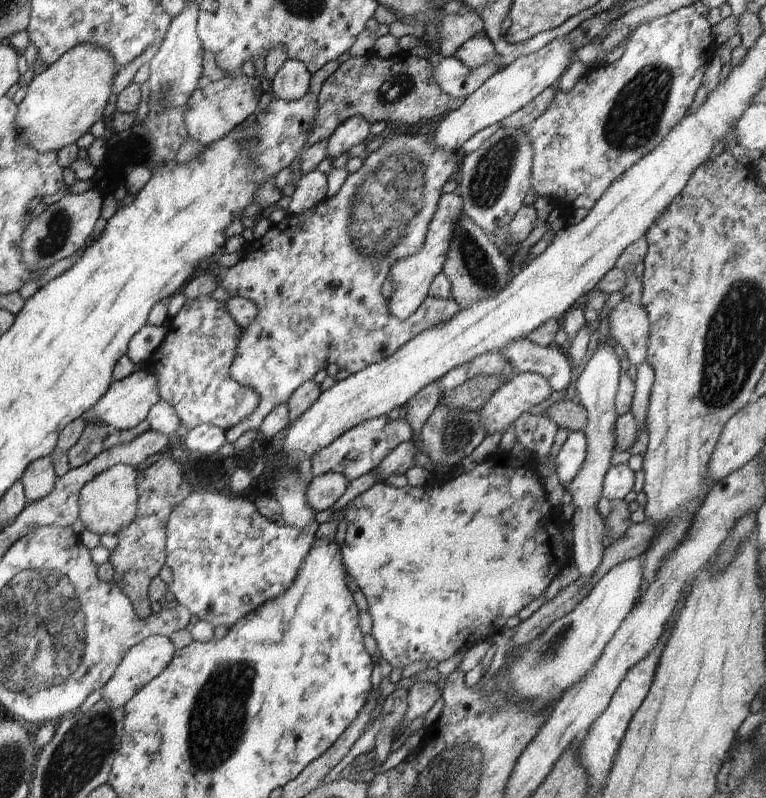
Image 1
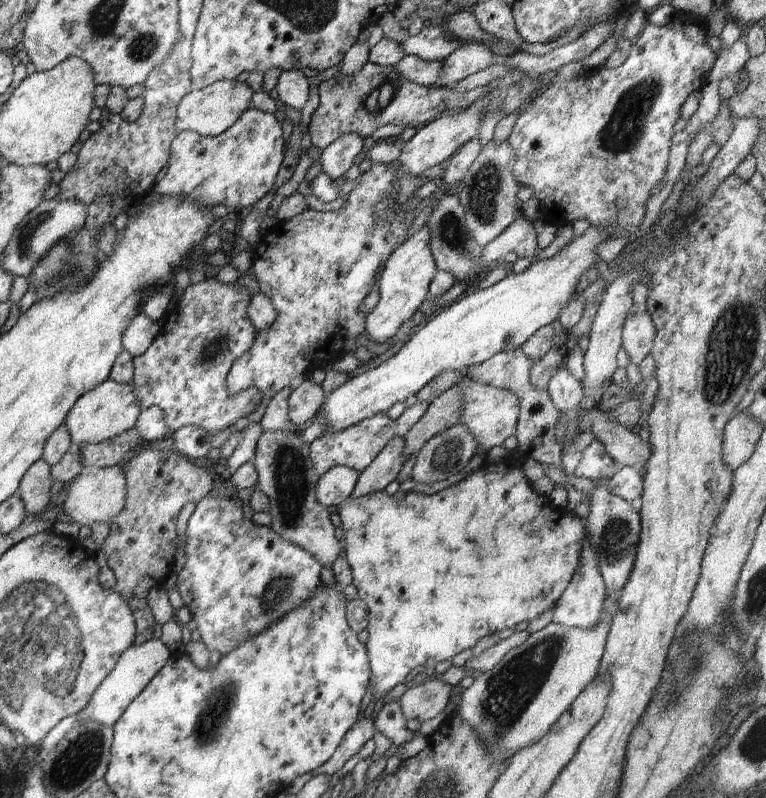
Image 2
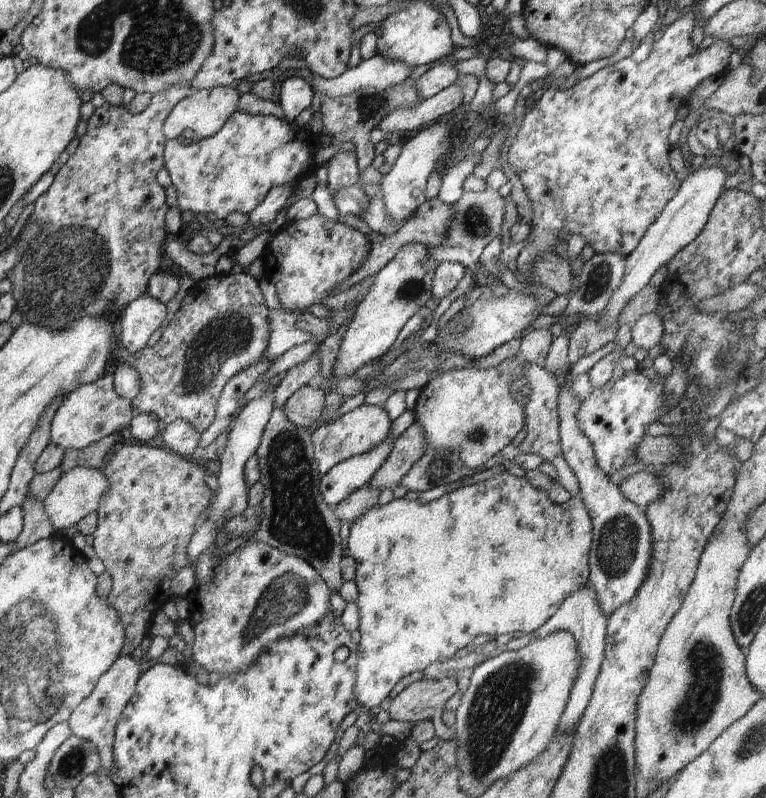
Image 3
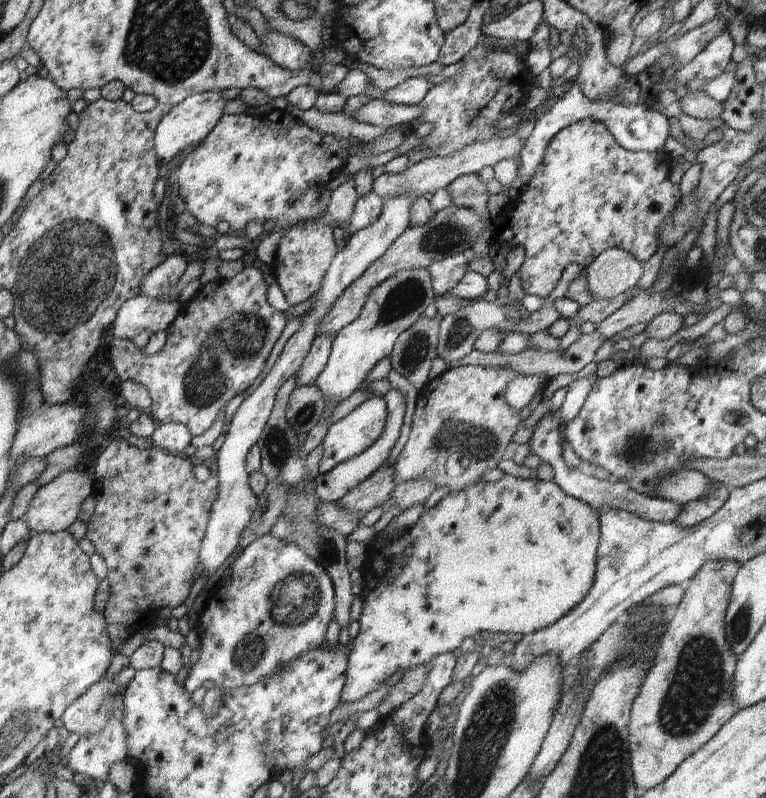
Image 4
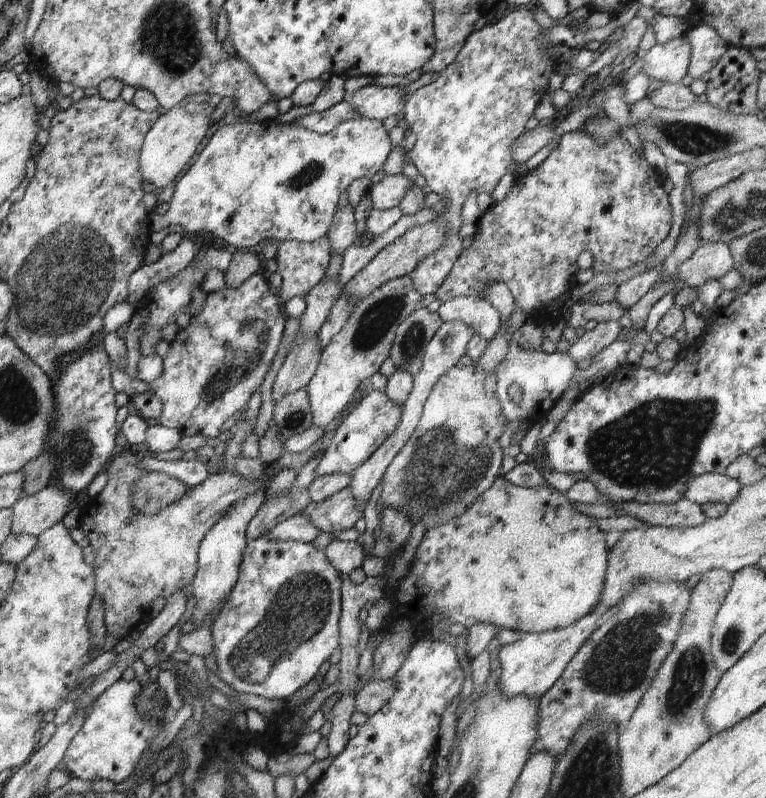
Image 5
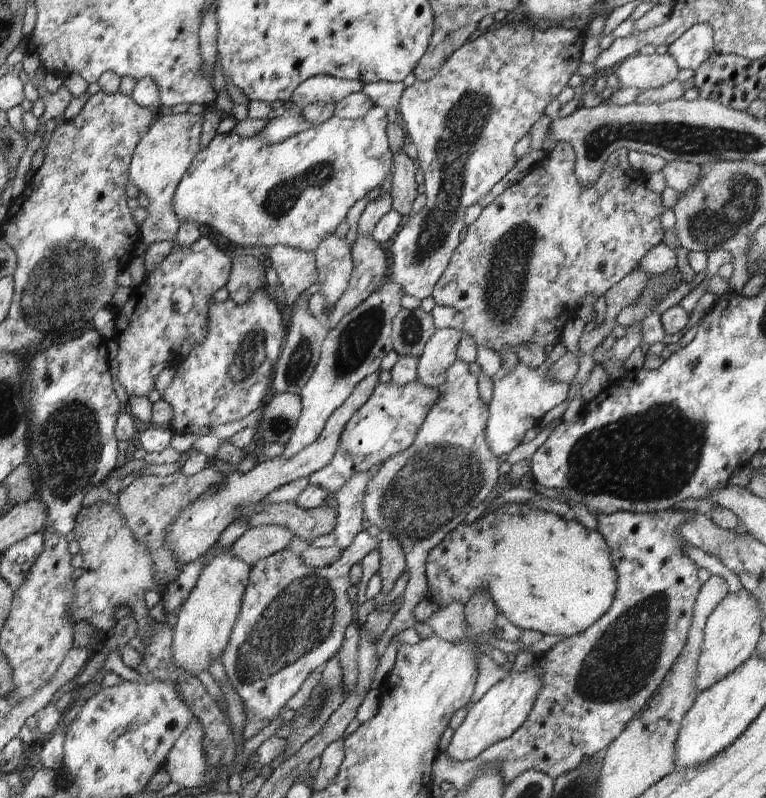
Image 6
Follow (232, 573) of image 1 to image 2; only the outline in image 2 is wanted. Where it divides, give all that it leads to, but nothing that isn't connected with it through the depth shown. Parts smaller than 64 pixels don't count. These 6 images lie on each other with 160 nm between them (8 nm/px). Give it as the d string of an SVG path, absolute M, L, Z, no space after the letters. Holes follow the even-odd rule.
M232 490L225 496L214 496L208 493L201 501L197 502L196 508L189 520L187 521L186 532L184 538L177 536L175 538L176 550L182 545L186 557L186 563L179 574L177 574L177 590L183 600L183 605L192 613L193 619L197 622L197 629L200 631L201 640L206 644L210 651L218 650L221 656L229 653L233 648L236 648L243 640L249 636L258 634L262 629L265 629L271 622L283 617L290 609L296 608L299 602L309 599L313 595L319 584L322 583L320 579L321 564L305 549L299 547L297 544L282 538L273 528L266 525L257 525L244 517L242 511L242 501L235 495Z

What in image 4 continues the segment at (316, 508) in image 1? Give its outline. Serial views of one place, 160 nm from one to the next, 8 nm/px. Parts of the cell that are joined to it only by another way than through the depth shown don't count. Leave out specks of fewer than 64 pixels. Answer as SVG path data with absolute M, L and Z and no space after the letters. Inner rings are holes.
M391 389L383 399L387 404L387 421L380 438L377 438L365 451L362 451L358 456L353 456L351 459L345 460L337 464L332 470L327 473L320 473L314 480L314 488L317 498L320 503L338 502L345 494L348 494L354 487L357 487L361 482L364 482L370 475L379 469L382 464L387 462L388 455L392 450L398 436L400 428L403 424L405 415L405 399L399 390ZM502 474L498 482L480 480L469 487L446 495L434 507L425 510L406 533L402 533L394 540L392 537L385 537L382 533L378 534L378 536L373 535L365 542L368 551L366 562L360 569L365 582L361 596L362 613L358 618L360 629L356 638L351 641L352 648L347 662L346 684L341 694L343 702L356 702L356 700L364 698L366 694L378 690L399 670L407 673L417 666L428 664L439 654L454 653L456 648L466 647L478 632L492 632L493 634L520 632L520 634L527 635L554 624L561 616L579 605L593 585L597 569L597 548L601 539L597 512L589 504L568 496L553 480L546 482L538 478L523 479L506 474Z

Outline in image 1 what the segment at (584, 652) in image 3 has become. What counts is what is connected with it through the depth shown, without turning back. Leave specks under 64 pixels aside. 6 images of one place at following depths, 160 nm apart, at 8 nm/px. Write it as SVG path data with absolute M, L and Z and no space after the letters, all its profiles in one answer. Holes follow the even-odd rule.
M598 343L583 373L576 380L580 403L587 410L587 421L581 430L587 436L587 455L579 473L565 489L570 492L574 503L574 514L568 521L572 523L573 530L573 562L585 585L600 564L605 549L602 545L602 538L606 535L605 522L598 512L598 500L602 497L603 480L612 462L612 454L616 451L615 422L618 414L614 407L614 397L618 392L618 378L621 374L619 360L613 347Z

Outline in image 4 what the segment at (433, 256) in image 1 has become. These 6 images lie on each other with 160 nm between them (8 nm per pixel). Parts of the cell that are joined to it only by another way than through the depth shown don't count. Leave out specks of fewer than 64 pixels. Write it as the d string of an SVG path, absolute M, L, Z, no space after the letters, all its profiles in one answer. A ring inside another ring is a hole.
M425 268L399 270L375 286L370 291L360 316L335 334L328 362L314 382L325 401L334 398L340 403L360 389L370 370L382 358L391 356L398 336L423 315L435 297L431 276Z

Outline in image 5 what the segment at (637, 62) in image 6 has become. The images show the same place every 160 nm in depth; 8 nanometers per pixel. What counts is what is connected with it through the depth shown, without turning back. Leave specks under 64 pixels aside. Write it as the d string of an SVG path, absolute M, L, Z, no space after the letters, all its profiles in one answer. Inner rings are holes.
M684 37L656 44L642 58L642 74L653 82L681 83L690 65L690 46Z

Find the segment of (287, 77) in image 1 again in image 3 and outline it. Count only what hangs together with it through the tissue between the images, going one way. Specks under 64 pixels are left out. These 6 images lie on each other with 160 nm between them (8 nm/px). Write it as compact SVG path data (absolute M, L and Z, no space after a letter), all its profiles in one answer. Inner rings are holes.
M297 76L284 80L280 88L280 95L281 99L278 103L290 122L293 122L302 110L317 102L313 88L302 77Z

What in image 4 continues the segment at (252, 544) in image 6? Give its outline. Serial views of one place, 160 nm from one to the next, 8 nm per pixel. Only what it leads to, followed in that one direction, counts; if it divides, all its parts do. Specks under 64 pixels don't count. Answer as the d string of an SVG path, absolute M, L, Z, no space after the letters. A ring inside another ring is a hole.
M337 502L320 503L317 508L317 523L341 532L345 537L354 532L364 516L339 507Z

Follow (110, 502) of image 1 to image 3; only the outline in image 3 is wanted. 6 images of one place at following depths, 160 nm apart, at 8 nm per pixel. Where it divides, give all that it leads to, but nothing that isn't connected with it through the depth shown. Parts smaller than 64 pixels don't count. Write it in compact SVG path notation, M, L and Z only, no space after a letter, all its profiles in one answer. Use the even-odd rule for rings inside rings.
M76 467L62 474L58 484L42 503L55 530L62 530L68 526L74 526L85 516L96 513L109 490L109 480L101 469Z

